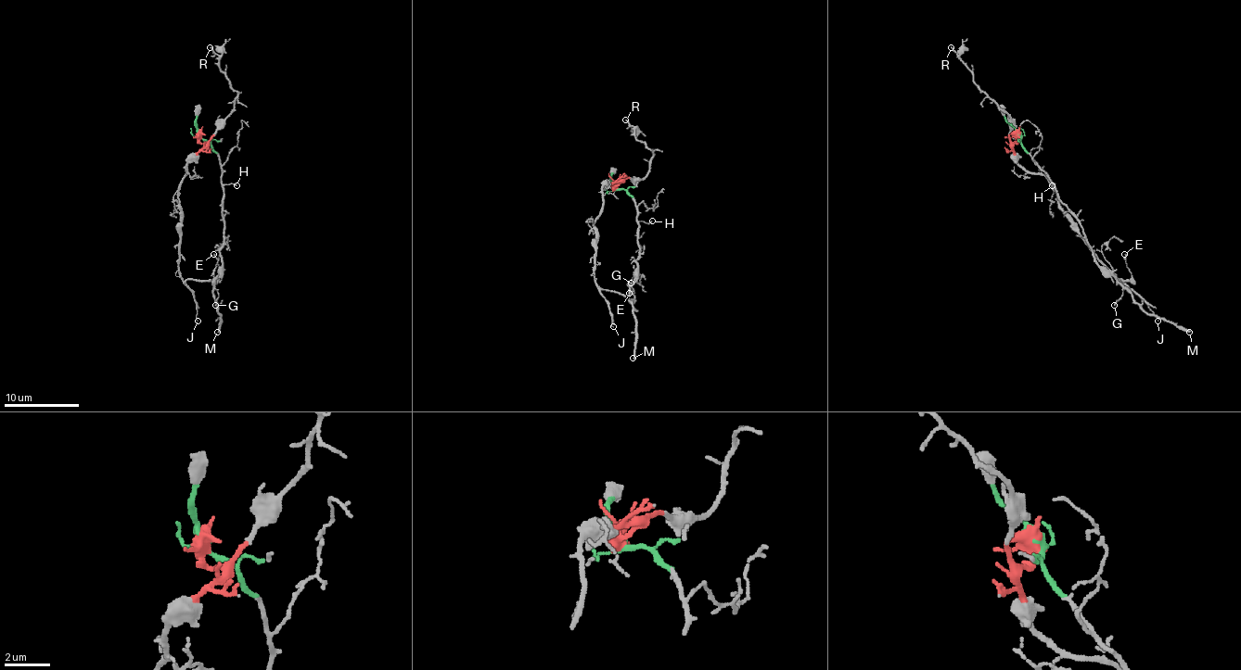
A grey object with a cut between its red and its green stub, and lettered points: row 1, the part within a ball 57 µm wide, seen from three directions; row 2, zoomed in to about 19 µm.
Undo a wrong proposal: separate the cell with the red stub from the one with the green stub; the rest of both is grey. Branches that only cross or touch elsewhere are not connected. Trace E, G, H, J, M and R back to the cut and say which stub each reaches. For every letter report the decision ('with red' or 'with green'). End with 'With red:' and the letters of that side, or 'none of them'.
E: with red
G: with green
H: with green
J: with red
M: with green
R: with red
With red: E, J, R

